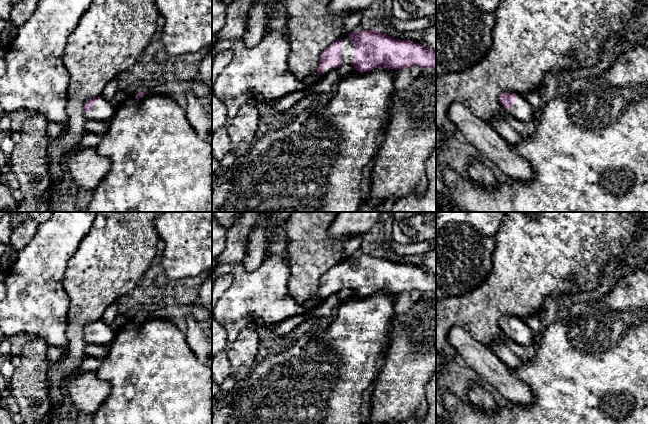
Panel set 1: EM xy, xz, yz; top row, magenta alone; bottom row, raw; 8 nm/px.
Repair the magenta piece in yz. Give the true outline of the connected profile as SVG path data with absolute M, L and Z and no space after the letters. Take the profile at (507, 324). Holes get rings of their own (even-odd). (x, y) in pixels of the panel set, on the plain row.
M501 317L499 326L507 338L522 346L534 345L534 333L521 320L515 317Z

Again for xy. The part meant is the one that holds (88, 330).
M100 319L84 329L84 337L88 344L110 345L116 332L114 325L108 325Z

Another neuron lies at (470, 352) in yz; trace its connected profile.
M458 325L449 330L448 341L456 350L458 360L473 369L510 404L528 406L533 402L530 387L516 377L513 369L508 367L488 346L477 341Z

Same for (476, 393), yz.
M473 382L467 386L467 399L486 413L493 414L498 411L493 396L480 383Z

